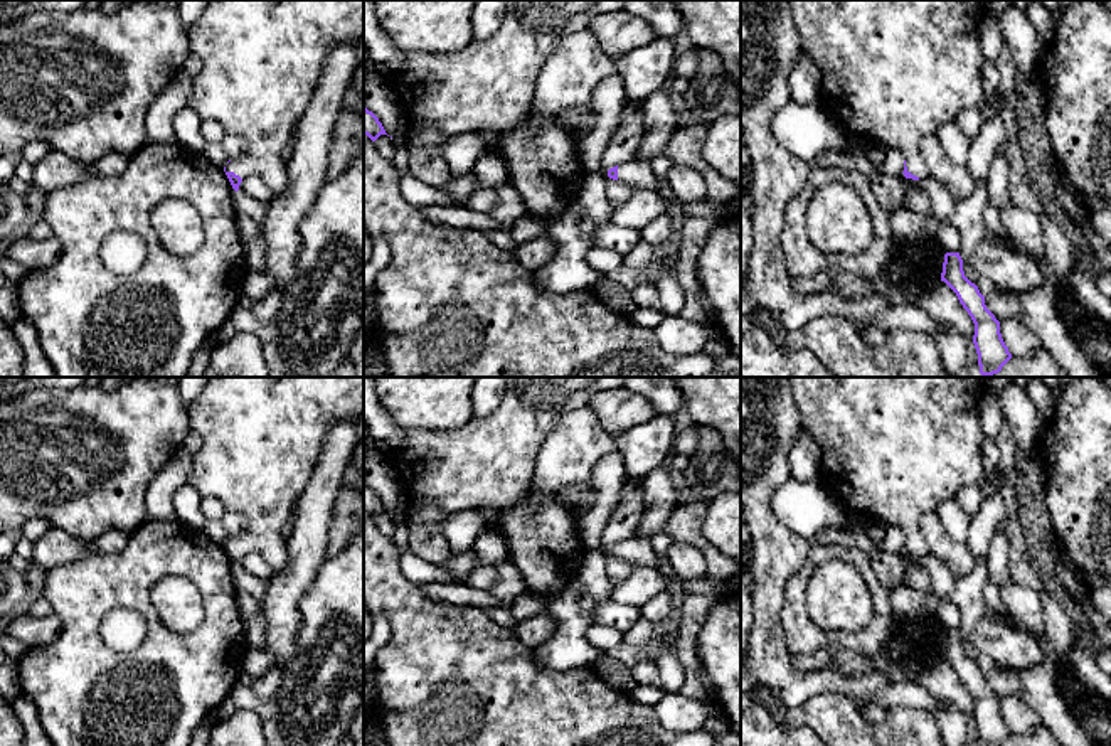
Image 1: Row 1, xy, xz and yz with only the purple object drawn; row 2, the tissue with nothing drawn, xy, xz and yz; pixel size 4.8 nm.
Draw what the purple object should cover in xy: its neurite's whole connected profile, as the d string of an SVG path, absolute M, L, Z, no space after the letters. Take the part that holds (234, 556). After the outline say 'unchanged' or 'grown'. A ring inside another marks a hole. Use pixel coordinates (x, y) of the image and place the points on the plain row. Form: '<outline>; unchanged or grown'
M207 377L189 411L190 428L202 436L202 446L194 453L187 483L202 497L215 497L227 512L246 519L246 532L241 537L229 537L224 544L236 569L251 551L261 552L273 573L284 566L286 539L281 529L295 517L298 498L311 477L328 428L338 421L359 421L362 413L364 377Z; grown

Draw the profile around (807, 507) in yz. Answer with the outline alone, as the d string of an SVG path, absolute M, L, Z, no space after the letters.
M789 475L769 498L779 522L808 541L830 527L848 524L850 512L821 478L796 480Z

